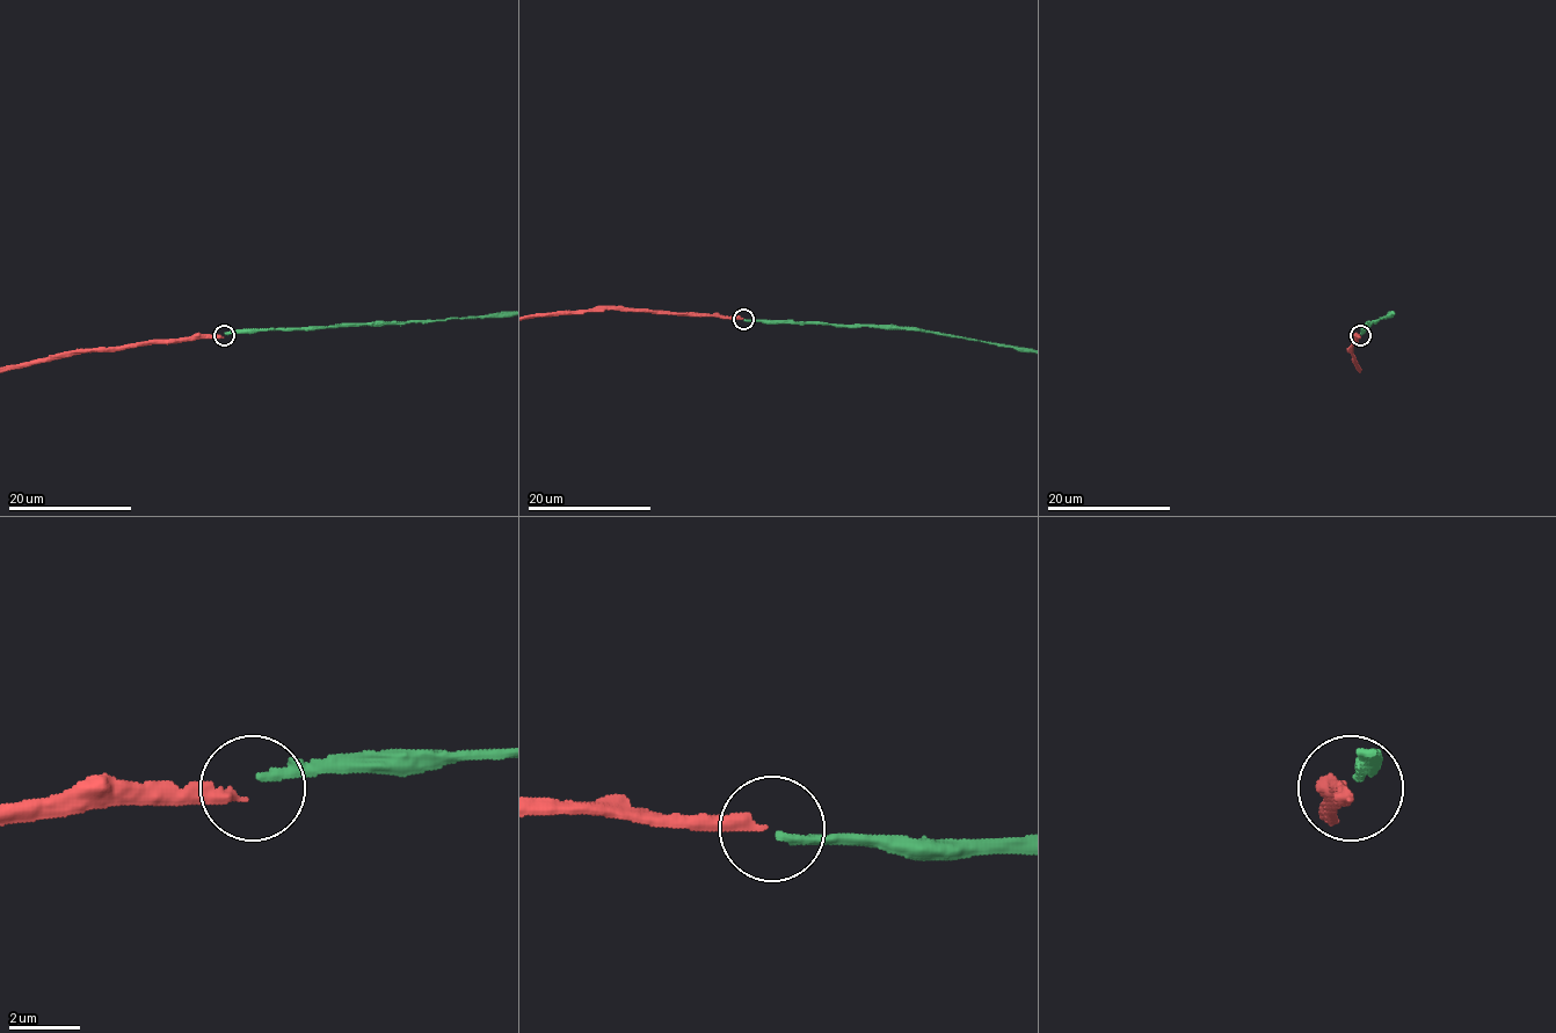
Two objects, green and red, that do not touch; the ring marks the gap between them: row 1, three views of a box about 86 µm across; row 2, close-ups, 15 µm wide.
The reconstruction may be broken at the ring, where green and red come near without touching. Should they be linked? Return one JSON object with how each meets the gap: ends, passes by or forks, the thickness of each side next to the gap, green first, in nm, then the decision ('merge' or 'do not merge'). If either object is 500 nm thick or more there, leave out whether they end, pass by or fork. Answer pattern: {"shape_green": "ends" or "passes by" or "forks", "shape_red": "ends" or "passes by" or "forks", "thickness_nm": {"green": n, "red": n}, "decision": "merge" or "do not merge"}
{"shape_green": "ends", "shape_red": "ends", "thickness_nm": {"green": 240, "red": 300}, "decision": "do not merge"}

